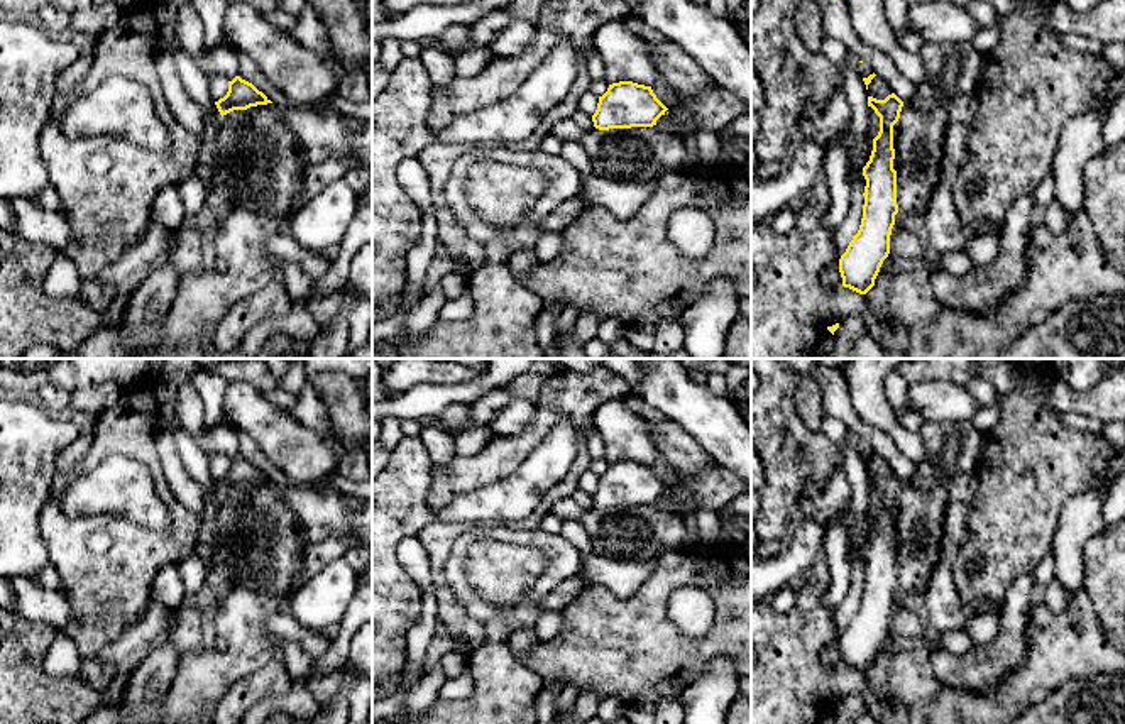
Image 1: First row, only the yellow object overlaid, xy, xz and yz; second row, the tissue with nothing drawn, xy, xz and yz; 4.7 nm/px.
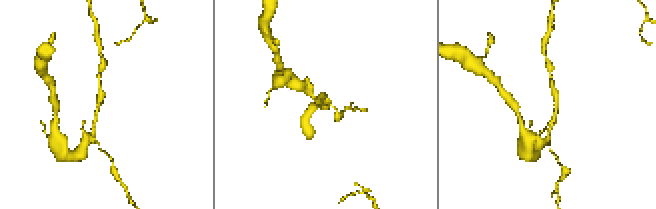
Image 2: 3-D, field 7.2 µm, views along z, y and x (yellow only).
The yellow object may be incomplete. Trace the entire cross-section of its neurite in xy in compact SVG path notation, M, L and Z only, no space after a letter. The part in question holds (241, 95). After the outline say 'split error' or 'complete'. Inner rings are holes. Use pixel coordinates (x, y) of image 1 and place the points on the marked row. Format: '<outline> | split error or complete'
M235 76L228 81L228 91L223 98L215 101L220 115L227 115L233 110L247 110L257 105L272 103L262 91L259 91L252 83Z | complete

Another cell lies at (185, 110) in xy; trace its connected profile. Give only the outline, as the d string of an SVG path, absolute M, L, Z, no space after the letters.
M164 44L157 54L157 74L162 95L176 120L200 142L203 139L203 110L188 96L178 74L176 59Z

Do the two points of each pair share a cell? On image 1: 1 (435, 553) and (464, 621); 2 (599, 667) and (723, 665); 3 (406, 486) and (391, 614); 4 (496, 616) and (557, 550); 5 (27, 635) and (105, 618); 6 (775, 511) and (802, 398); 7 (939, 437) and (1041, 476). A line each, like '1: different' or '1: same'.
1: same
2: different
3: same
4: same
5: different
6: different
7: different

